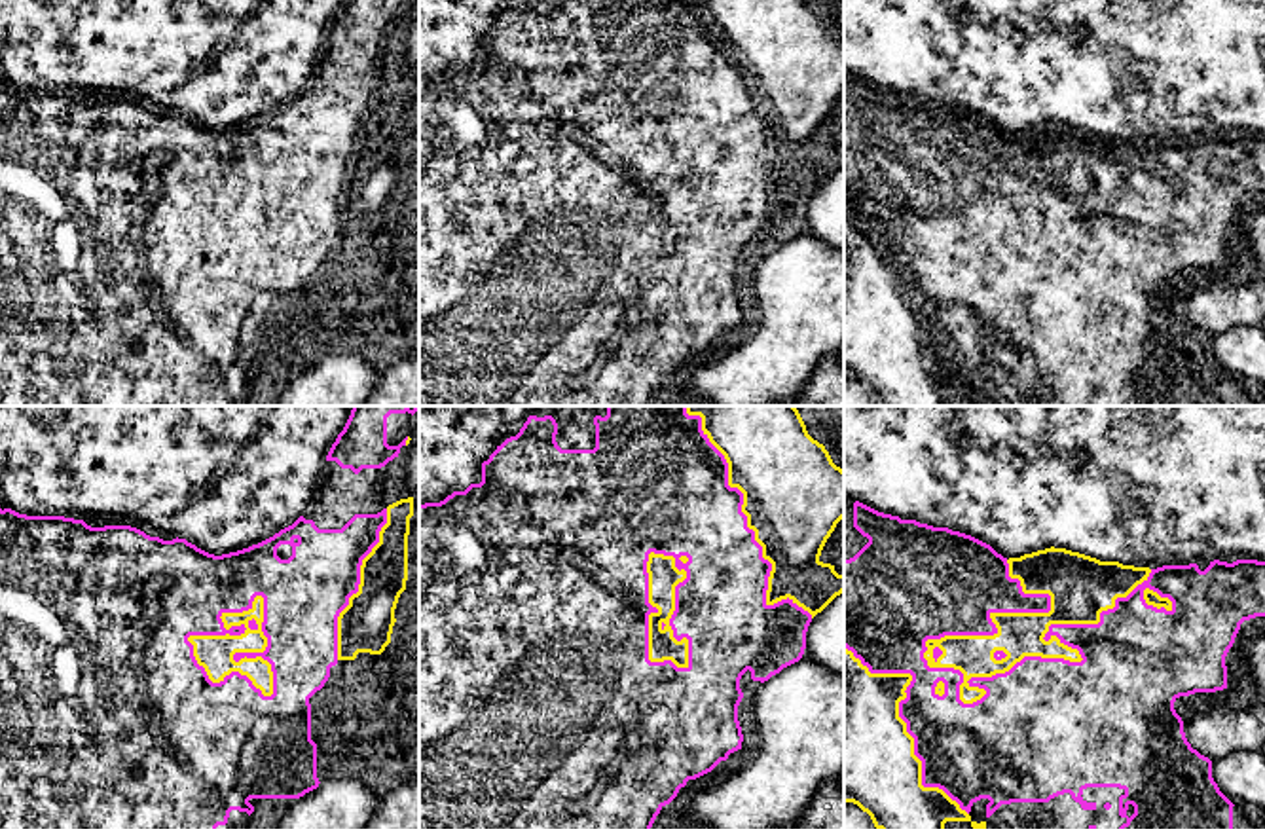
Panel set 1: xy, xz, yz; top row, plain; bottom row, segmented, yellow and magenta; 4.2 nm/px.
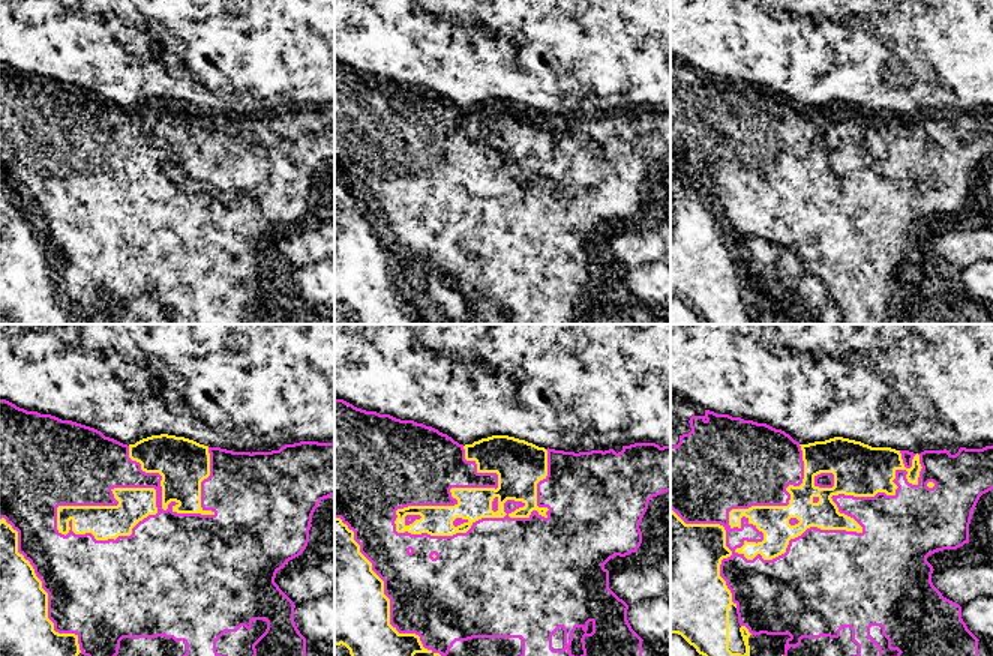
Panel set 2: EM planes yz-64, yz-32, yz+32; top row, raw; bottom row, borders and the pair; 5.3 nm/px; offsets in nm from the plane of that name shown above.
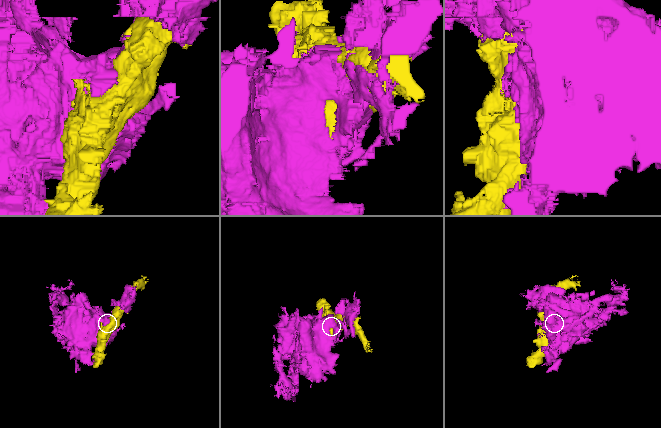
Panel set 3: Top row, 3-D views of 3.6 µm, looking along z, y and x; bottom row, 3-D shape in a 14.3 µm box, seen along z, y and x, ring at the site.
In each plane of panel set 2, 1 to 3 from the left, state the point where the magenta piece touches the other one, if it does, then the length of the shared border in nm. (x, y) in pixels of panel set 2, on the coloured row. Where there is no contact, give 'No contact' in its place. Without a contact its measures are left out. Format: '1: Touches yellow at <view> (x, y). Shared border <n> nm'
1: Touches yellow at yz-64 (105, 506). Shared border 600 nm
2: Touches yellow at yz-32 (504, 515). Shared border 900 nm
3: Touches yellow at yz+32 (831, 529). Shared border 1350 nm

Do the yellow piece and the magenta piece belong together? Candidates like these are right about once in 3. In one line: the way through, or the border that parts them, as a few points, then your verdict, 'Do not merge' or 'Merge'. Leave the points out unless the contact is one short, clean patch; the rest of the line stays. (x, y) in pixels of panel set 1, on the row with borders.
Do not merge

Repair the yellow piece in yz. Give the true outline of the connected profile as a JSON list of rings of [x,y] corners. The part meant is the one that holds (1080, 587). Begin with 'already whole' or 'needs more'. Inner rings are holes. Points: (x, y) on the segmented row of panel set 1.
already whole; [[[1045,548],[1020,558],[1009,558],[1009,577],[1018,579],[1024,594],[1049,594],[1049,613],[990,613],[998,632],[994,636],[944,636],[927,639],[924,658],[929,668],[954,668],[963,673],[960,700],[973,704],[986,691],[971,687],[971,677],[992,677],[1009,672],[1024,656],[1064,658],[1081,662],[1077,649],[1064,645],[1056,636],[1045,641],[1051,624],[1098,624],[1100,613],[1113,609],[1117,598],[1127,598],[1138,584],[1147,580],[1149,567],[1123,565],[1119,562],[1100,562],[1096,558],[1066,548]]]

